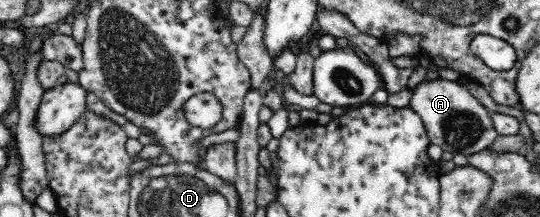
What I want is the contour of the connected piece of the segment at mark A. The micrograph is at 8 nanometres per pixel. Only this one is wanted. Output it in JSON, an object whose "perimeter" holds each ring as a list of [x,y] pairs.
{"perimeter":[[[437,79],[429,83],[421,82],[413,89],[411,109],[423,118],[423,124],[431,144],[438,145],[442,151],[454,156],[473,156],[487,150],[498,137],[494,129],[491,112],[483,107],[471,93],[465,83]]]}

